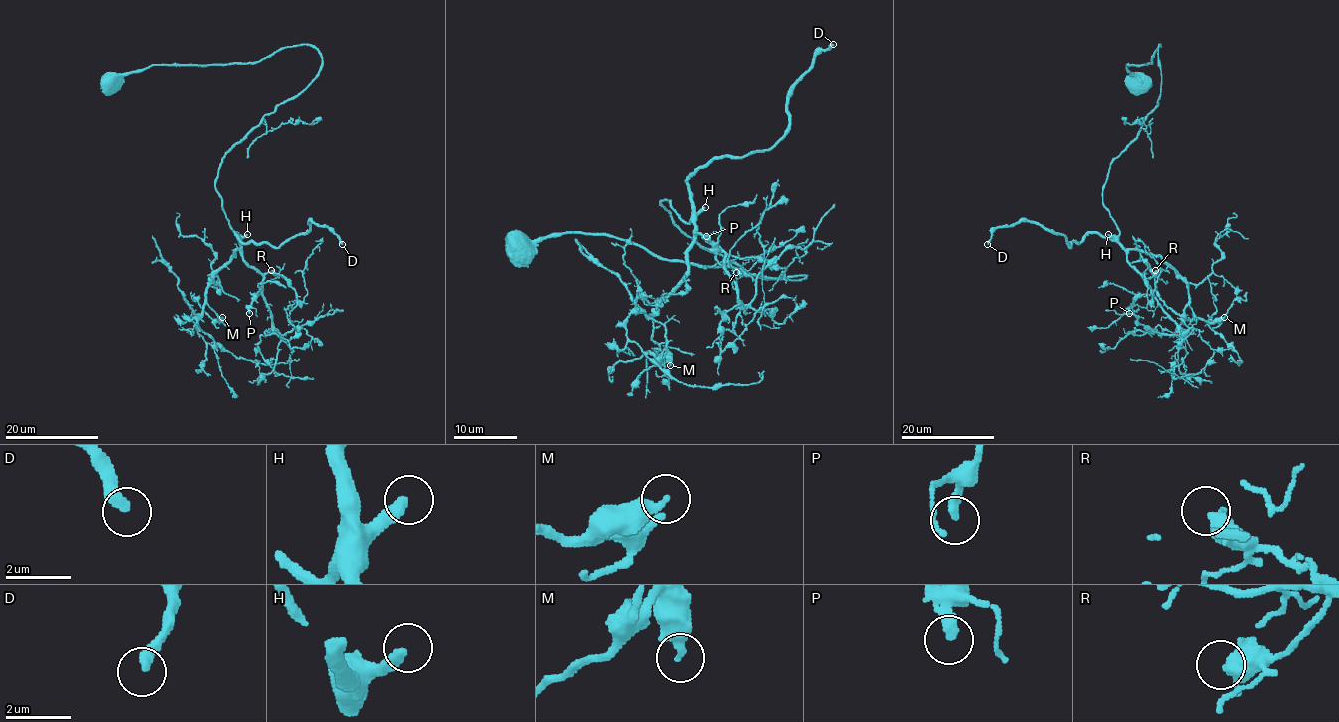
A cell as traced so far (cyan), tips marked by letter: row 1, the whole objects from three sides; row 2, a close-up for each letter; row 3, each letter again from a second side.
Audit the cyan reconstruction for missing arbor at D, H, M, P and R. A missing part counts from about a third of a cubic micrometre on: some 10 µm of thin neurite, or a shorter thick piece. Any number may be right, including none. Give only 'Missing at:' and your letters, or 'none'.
Missing at: D, H

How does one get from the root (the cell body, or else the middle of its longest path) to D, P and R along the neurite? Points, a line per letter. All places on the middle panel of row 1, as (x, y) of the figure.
D: (521, 253), (594, 232), (803, 278), (748, 275), (660, 202), (687, 223), (700, 167), (770, 148), (833, 44)
P: (521, 253), (594, 232), (667, 259), (805, 277), (748, 275), (660, 202), (722, 264), (706, 236)
R: (521, 253), (594, 232), (667, 259), (805, 277), (748, 275), (660, 202), (708, 242), (757, 259), (736, 272)

